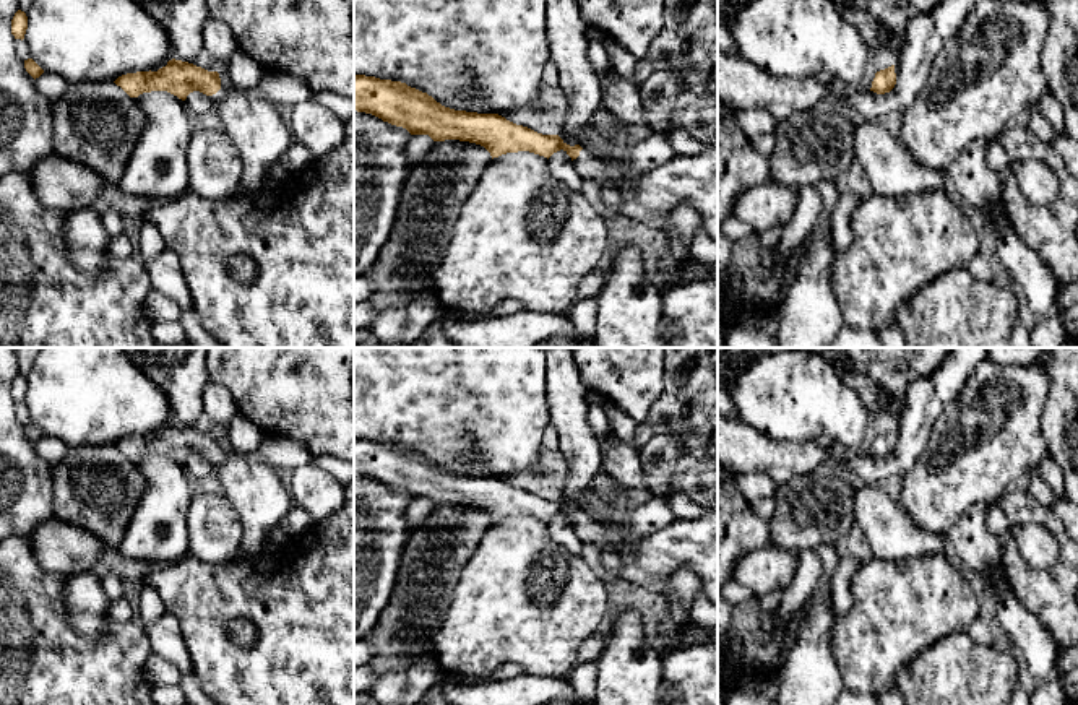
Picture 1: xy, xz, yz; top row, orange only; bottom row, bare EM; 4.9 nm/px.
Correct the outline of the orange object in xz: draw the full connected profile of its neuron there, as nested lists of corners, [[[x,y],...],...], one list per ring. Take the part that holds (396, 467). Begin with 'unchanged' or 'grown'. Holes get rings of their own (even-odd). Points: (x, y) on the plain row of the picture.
grown; [[[354,439],[354,474],[372,478],[383,486],[403,491],[411,499],[429,499],[433,505],[459,504],[481,508],[490,517],[492,523],[518,515],[529,515],[549,523],[554,517],[563,513],[571,521],[571,530],[583,544],[594,544],[601,552],[620,552],[625,559],[630,559],[633,549],[635,541],[628,541],[622,531],[623,518],[619,507],[594,513],[583,513],[580,508],[570,510],[558,499],[537,497],[498,478],[477,478],[445,471],[427,456],[401,445]]]

